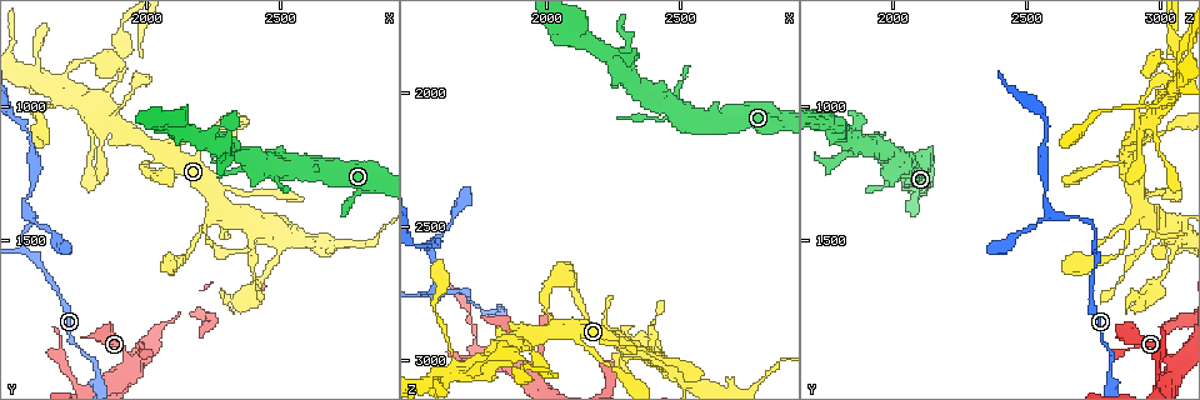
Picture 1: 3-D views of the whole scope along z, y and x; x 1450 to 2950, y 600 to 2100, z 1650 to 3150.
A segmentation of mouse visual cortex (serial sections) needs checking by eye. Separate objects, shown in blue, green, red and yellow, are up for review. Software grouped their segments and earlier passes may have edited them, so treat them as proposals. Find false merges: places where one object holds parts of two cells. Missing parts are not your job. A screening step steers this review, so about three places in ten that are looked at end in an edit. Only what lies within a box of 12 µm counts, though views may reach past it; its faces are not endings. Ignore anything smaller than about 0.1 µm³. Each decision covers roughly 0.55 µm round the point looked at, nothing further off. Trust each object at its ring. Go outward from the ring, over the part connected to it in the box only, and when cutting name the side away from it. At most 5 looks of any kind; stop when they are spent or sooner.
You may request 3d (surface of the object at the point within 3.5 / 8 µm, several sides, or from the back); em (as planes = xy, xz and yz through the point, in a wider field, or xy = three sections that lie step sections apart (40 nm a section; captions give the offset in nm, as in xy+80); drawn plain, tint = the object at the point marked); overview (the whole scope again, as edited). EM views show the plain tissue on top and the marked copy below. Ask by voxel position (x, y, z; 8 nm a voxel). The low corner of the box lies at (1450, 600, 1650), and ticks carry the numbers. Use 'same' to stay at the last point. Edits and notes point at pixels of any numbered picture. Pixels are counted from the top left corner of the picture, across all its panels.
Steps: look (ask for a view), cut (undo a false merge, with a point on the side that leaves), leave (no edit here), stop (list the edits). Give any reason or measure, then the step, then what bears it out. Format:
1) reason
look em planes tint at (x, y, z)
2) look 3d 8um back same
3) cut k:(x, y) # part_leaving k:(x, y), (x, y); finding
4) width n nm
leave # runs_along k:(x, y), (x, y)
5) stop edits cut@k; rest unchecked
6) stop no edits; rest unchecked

calibre changes
look 3d 3.5um at (1840, 970, 3010)

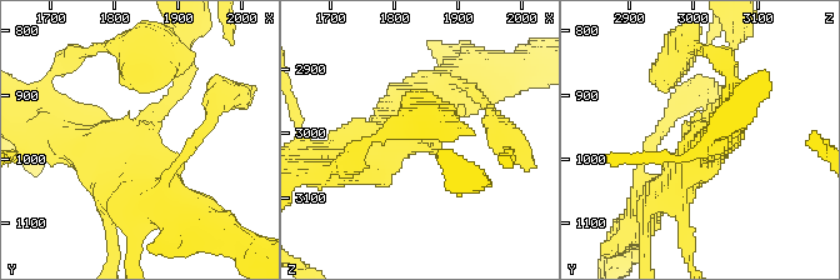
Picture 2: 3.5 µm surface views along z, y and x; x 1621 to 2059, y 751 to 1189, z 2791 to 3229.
look em xy step 5 tint same

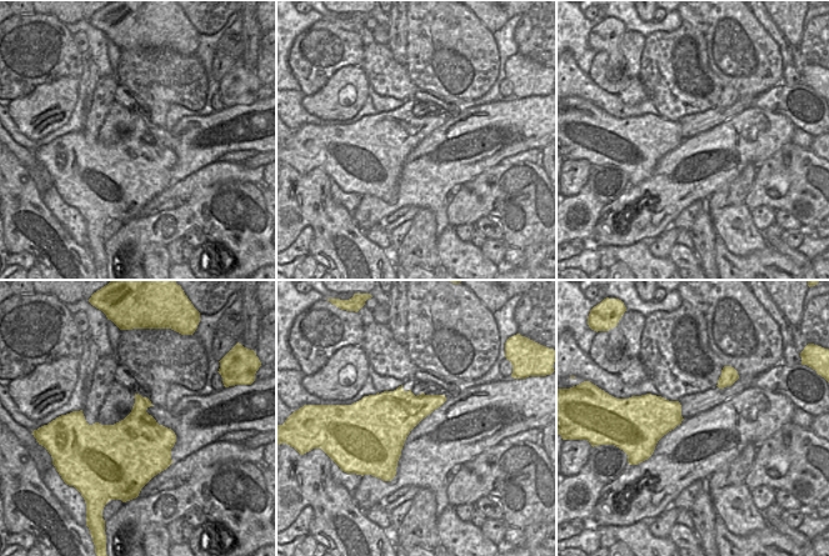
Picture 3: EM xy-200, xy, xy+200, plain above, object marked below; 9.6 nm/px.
cut it another way
look em xy step 3 tint same

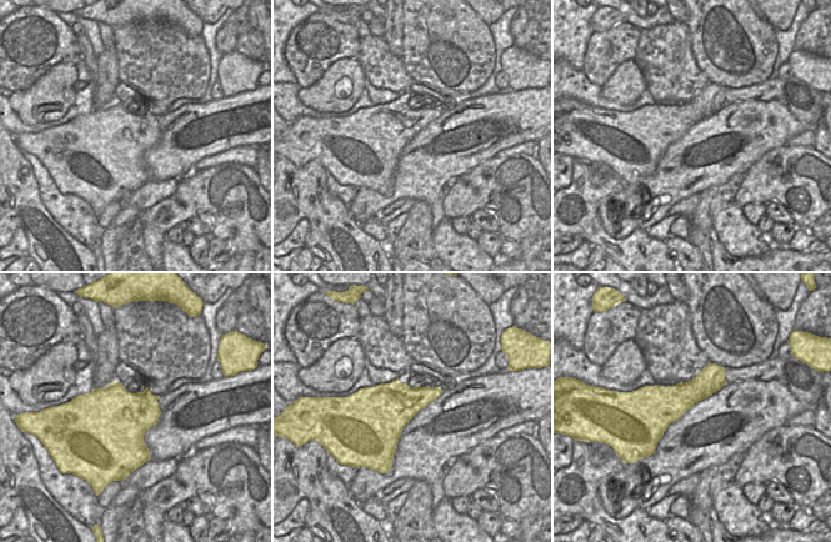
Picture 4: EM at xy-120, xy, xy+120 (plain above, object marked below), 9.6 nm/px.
leave # runs_along 2:(653, 196), (679, 174), (730, 74); one cell here

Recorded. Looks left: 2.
sudden change in width
look 3d 3.5um at (1910, 690, 3040)

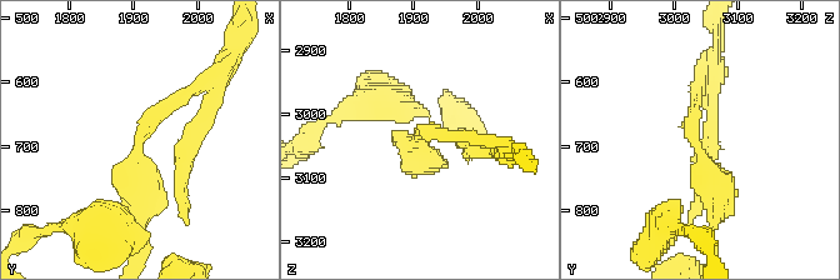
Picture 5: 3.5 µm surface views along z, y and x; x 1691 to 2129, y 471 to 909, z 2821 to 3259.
look em xy step 1 tint at (1910, 705, 3035)

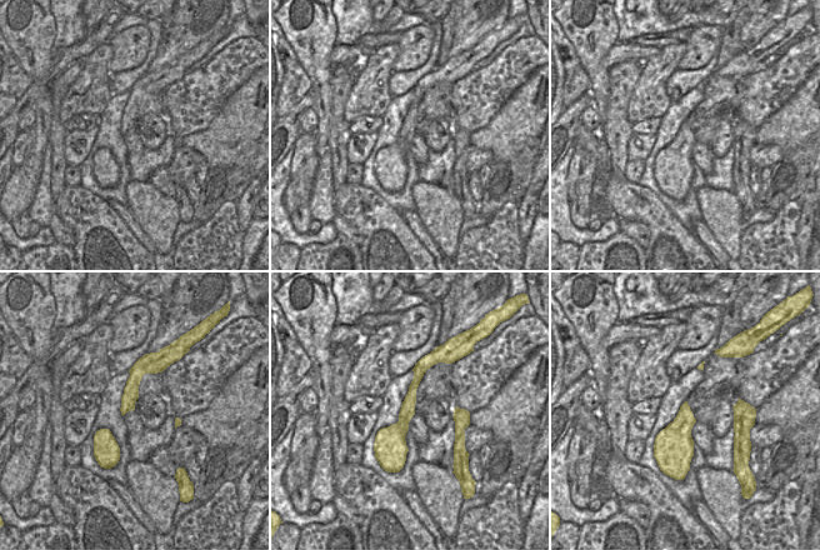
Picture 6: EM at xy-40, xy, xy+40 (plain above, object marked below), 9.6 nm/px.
arm_widths 150, 350 nm
cut 5:(154, 119) # part_leaving 5:(135, 153), (146, 119), (193, 88), (211, 99); a second cell is stuck on

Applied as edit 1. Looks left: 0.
stop edits cut@5; rest unchecked

